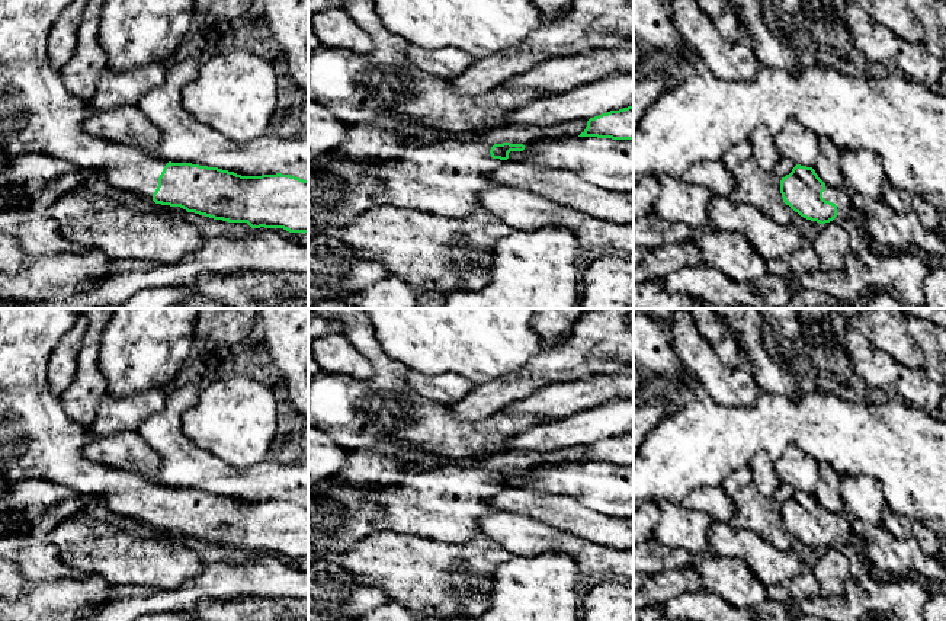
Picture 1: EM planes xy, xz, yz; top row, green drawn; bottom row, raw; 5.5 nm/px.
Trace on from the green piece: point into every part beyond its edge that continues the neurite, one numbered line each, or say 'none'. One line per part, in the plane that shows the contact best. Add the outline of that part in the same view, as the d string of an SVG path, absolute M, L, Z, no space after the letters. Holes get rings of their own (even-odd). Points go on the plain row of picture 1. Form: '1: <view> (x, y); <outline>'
1: xy (38, 439); M0 308L0 478L10 484L28 478L52 481L103 499L118 516L153 525L169 486L90 460L84 454L93 442L89 428L71 419L61 397L48 387L48 359L78 317L77 308Z

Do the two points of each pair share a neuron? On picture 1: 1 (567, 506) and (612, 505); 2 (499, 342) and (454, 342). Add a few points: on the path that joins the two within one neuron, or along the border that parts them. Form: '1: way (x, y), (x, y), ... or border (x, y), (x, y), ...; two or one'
1: border (555, 493), (573, 496), (590, 508), (618, 518); two
2: way (487, 342), (465, 342); one

